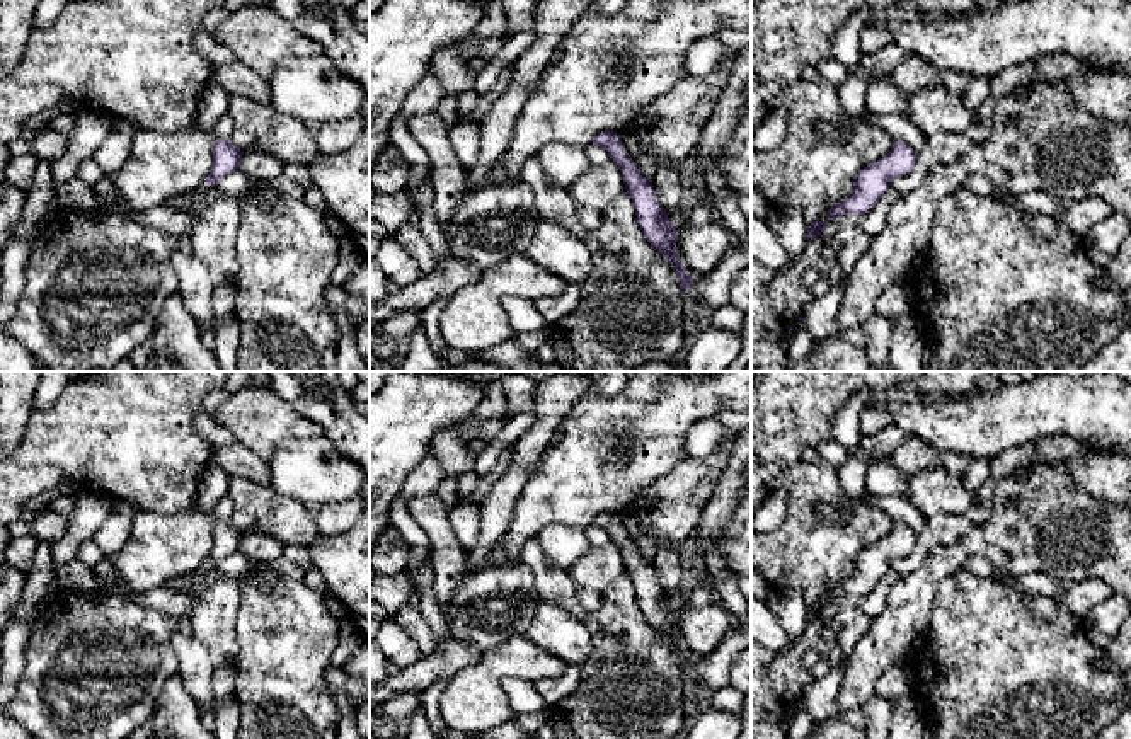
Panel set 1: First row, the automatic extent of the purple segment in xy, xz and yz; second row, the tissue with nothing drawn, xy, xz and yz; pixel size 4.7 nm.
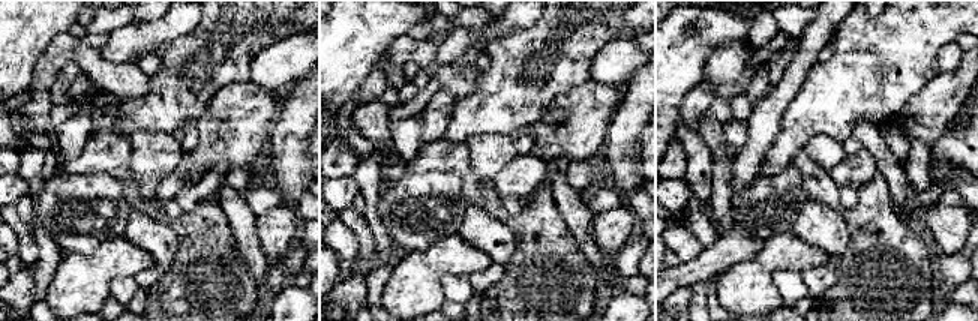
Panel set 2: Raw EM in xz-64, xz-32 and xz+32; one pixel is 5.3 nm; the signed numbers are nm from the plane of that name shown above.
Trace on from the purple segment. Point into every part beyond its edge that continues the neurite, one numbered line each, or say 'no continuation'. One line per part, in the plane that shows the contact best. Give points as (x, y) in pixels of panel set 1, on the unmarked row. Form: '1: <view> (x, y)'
no continuation

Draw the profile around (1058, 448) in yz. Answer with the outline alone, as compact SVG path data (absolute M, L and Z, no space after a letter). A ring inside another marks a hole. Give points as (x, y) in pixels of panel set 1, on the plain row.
M1063 434L1037 439L1034 444L1039 451L1039 460L1049 463L1066 461L1087 455L1085 443Z

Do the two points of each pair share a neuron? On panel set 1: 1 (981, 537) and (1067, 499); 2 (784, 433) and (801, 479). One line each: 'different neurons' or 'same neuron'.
1: same neuron
2: different neurons

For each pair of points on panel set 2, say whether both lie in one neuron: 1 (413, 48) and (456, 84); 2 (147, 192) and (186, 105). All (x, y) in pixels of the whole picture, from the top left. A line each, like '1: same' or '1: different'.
1: same
2: different

